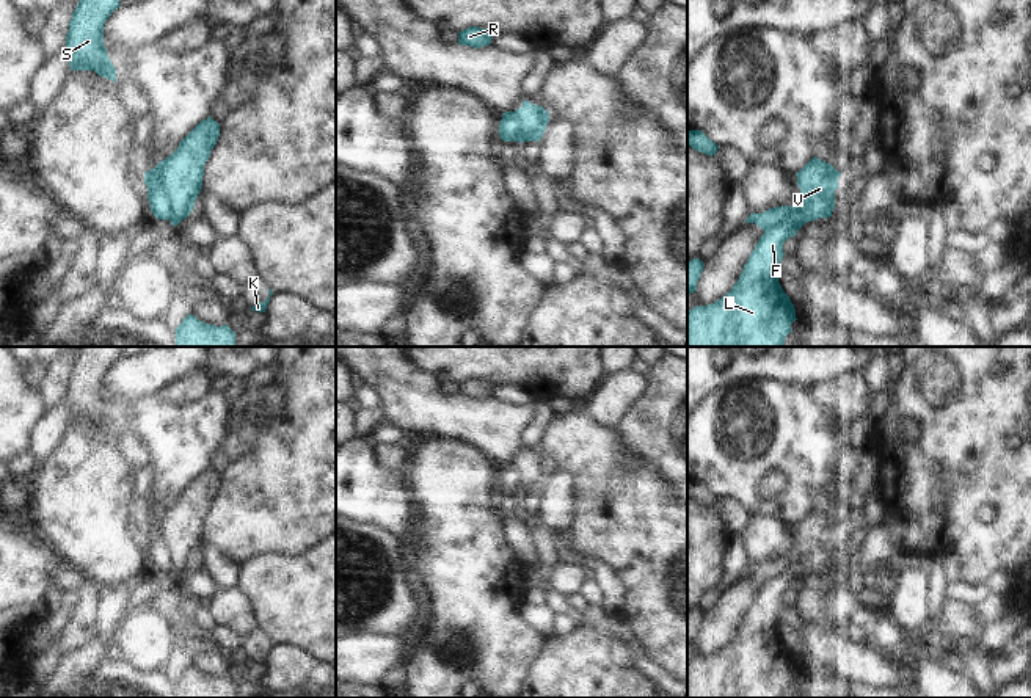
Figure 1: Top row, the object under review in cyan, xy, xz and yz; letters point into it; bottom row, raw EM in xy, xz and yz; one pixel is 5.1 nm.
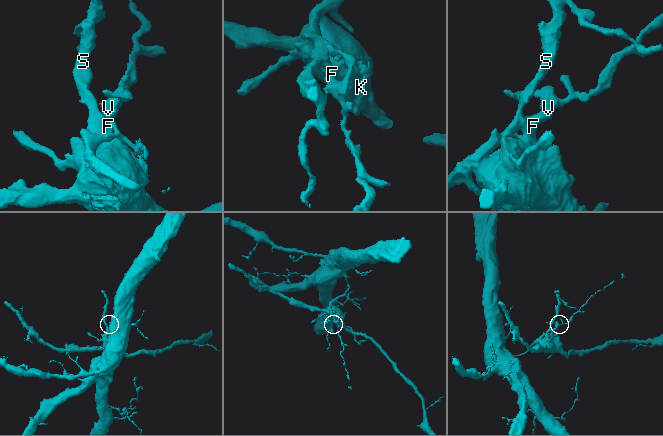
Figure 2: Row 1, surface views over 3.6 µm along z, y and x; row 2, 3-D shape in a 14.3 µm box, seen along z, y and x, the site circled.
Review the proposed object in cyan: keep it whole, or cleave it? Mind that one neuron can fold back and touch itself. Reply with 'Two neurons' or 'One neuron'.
Two neurons.

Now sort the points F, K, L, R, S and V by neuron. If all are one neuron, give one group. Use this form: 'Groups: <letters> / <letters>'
Groups: F L / K R S V.

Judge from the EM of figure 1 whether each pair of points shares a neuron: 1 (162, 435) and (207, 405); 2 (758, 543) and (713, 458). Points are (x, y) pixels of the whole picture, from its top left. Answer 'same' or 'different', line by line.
1: same
2: different

